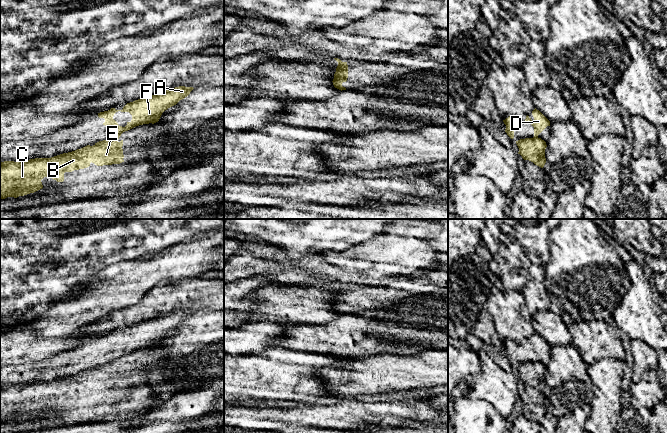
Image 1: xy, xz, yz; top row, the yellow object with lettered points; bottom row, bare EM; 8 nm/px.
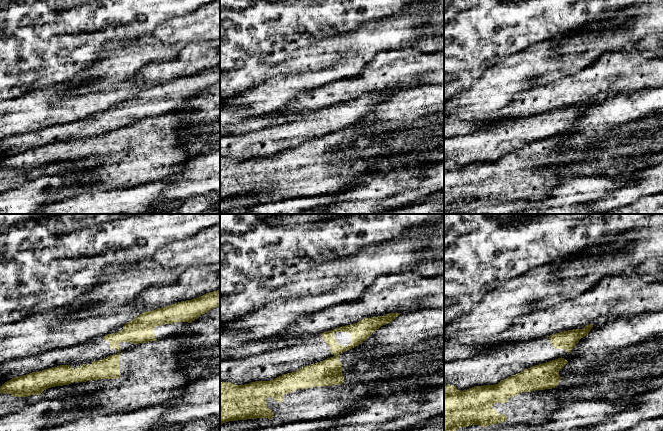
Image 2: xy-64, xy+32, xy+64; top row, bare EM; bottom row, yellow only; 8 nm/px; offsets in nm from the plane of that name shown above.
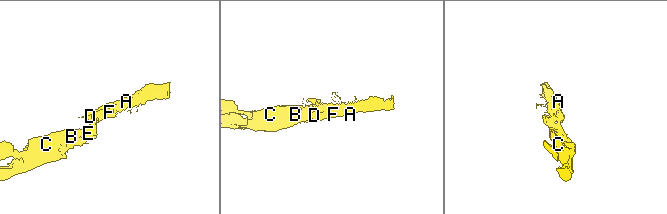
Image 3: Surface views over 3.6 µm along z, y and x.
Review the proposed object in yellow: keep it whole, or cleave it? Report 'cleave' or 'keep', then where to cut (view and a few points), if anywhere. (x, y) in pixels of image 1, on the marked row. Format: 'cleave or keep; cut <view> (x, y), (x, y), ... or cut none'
cleave; cut xy (121, 132), (110, 138)

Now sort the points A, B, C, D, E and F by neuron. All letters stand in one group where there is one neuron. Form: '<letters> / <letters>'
A D F / B C E

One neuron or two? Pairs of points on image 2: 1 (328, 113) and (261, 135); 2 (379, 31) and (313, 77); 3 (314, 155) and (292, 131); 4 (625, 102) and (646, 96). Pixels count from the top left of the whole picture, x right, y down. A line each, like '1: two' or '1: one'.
1: one
2: one
3: two
4: one

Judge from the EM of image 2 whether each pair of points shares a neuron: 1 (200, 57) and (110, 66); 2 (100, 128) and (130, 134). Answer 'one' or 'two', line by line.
1: two
2: two

